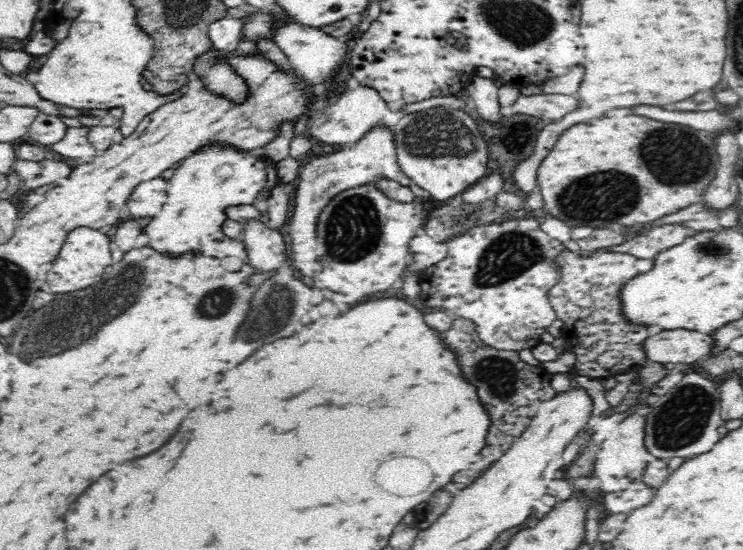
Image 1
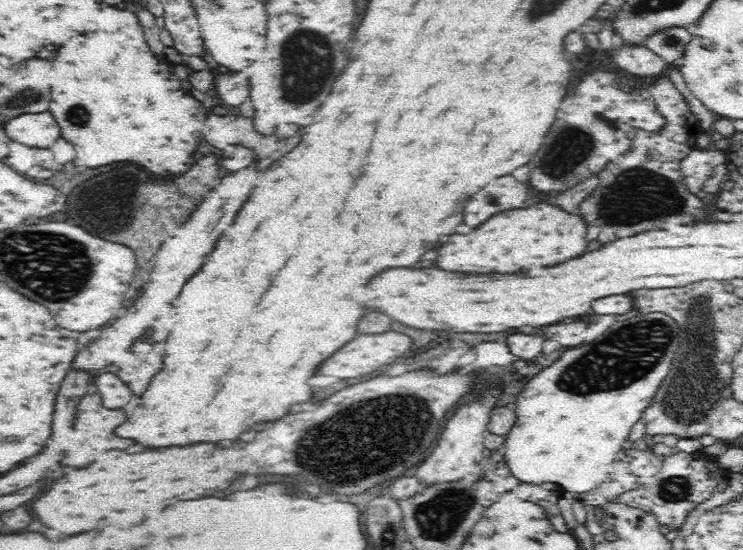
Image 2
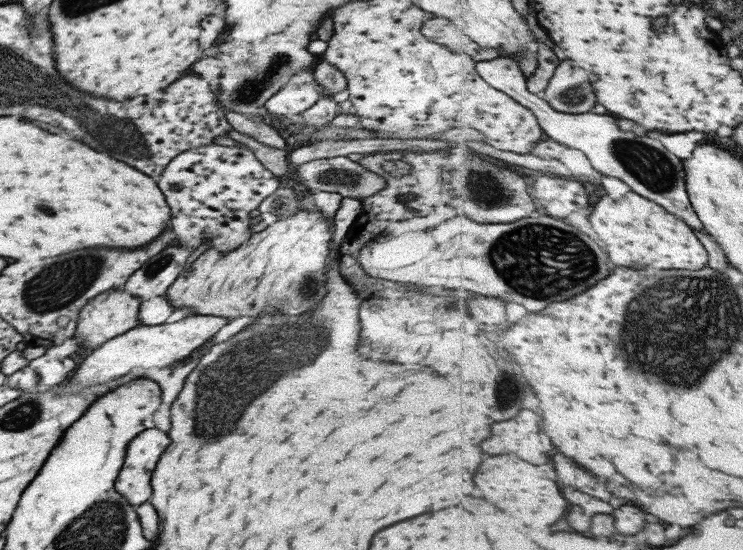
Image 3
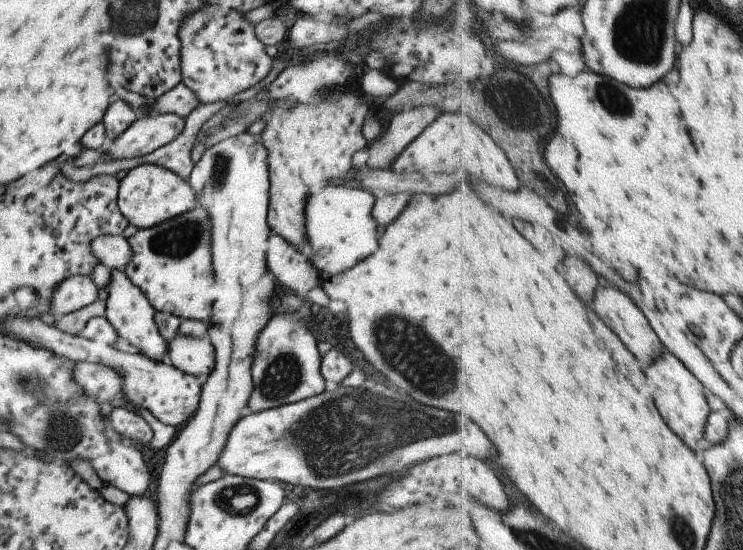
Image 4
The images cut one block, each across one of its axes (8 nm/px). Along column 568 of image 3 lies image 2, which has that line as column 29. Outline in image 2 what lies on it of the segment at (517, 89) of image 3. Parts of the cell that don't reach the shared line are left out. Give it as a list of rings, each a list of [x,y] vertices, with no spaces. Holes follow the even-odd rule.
[[[49,110],[22,113],[5,121],[2,130],[2,135],[7,140],[18,141],[30,147],[46,148],[61,136],[54,115]]]

